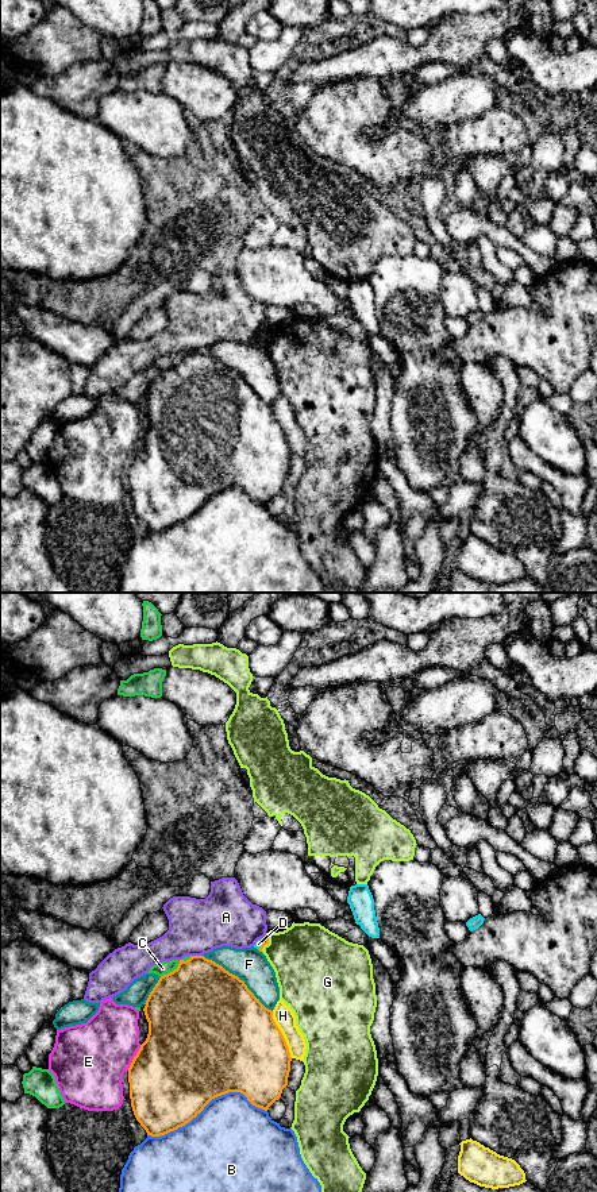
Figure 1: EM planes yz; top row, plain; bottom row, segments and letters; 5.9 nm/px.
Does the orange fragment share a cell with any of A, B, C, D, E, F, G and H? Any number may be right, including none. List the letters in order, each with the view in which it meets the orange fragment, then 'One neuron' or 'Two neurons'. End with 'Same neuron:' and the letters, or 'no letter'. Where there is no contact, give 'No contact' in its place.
A: Touches orange in yz. Two neurons
B: Touches orange in yz. Two neurons
C: Touches orange in yz. Two neurons
D: Touches orange in yz. Two neurons
E: Touches orange in yz. Two neurons
F: Touches orange in yz. Two neurons
G: Touches orange in yz. Two neurons
H: Touches orange in yz. Two neurons
Same neuron: no letter

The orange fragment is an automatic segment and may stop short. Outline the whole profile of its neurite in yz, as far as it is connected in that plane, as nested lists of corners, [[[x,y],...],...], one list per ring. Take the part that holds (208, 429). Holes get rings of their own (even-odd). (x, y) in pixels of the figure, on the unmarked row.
[[[190,351],[186,356],[180,355],[178,362],[173,367],[159,373],[145,400],[143,406],[149,417],[149,429],[128,463],[128,478],[134,510],[146,525],[147,531],[161,532],[185,521],[196,513],[212,494],[228,487],[243,489],[253,501],[265,506],[281,493],[282,485],[288,481],[290,467],[292,452],[289,443],[273,414],[273,406],[266,404],[238,371],[230,369],[222,360],[205,354],[204,351]]]

